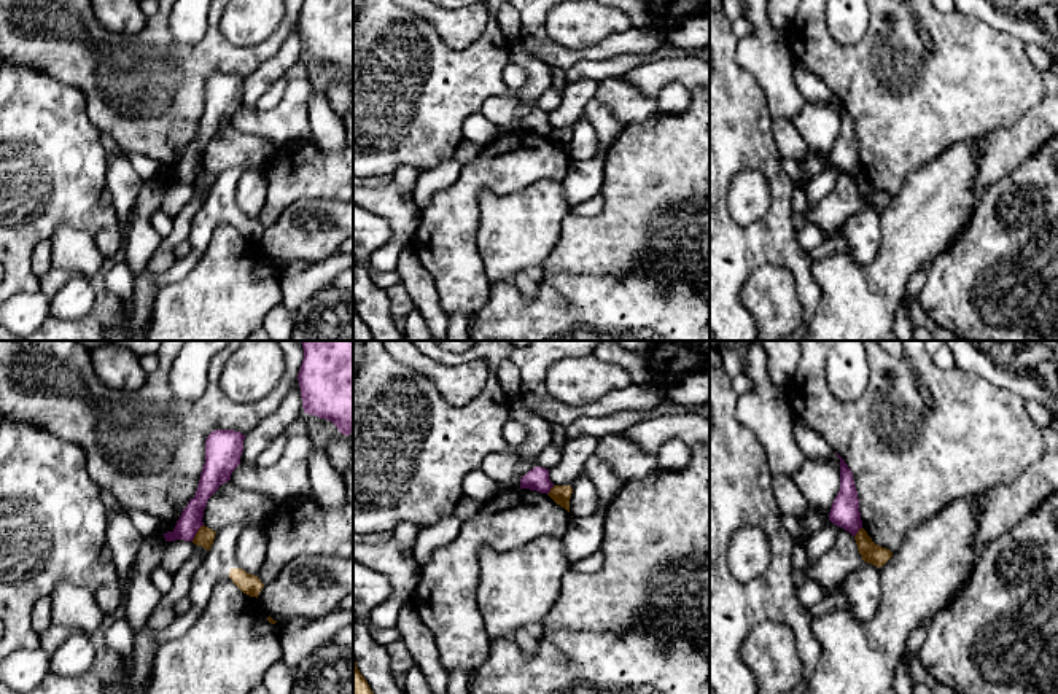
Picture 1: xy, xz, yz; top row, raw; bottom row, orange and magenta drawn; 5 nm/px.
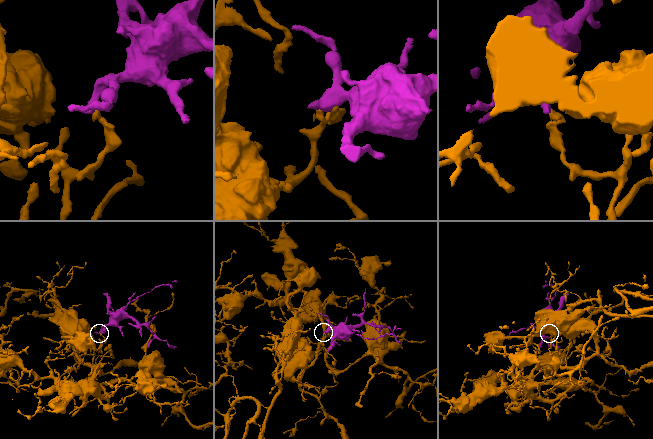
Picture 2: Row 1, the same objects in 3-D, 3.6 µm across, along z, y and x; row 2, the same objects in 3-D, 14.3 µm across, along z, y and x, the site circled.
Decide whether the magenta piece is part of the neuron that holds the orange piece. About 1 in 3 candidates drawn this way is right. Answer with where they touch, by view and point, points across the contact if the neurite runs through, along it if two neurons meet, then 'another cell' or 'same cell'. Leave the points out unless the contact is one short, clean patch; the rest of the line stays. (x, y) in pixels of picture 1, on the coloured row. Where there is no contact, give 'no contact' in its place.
xy (198, 532) | along xy (202, 524), (191, 540) | another cell

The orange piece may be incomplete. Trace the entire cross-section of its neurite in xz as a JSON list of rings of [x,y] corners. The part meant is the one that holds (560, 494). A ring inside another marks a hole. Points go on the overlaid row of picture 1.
[[[554,485],[547,493],[557,505],[570,513],[571,485]]]

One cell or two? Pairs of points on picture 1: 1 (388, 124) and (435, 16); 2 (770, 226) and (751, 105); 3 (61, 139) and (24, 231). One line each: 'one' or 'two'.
1: two
2: one
3: one

